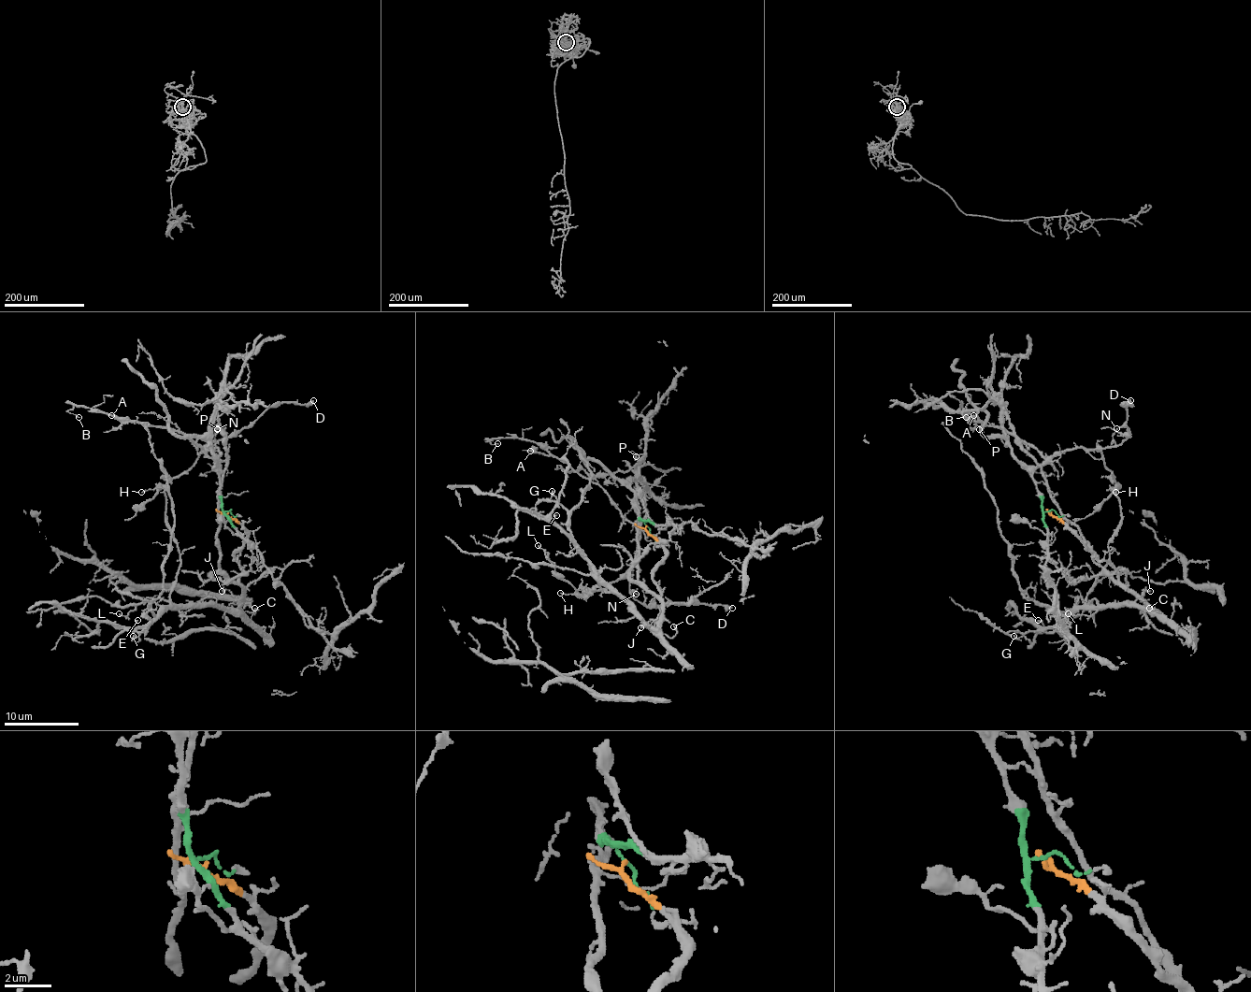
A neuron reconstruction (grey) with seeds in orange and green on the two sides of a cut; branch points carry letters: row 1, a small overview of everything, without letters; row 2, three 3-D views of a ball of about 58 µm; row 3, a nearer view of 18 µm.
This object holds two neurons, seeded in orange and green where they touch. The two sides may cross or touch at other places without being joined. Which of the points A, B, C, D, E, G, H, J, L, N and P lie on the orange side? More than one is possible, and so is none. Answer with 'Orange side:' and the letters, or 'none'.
Orange side: C, E, G, J, L

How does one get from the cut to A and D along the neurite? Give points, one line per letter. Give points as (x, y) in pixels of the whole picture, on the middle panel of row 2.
A: (646, 525), (639, 510), (639, 518), (629, 522), (597, 484), (581, 477), (552, 455), (531, 452)
D: (646, 525), (639, 510), (637, 557), (627, 572), (629, 592), (642, 603), (703, 603), (731, 607)

